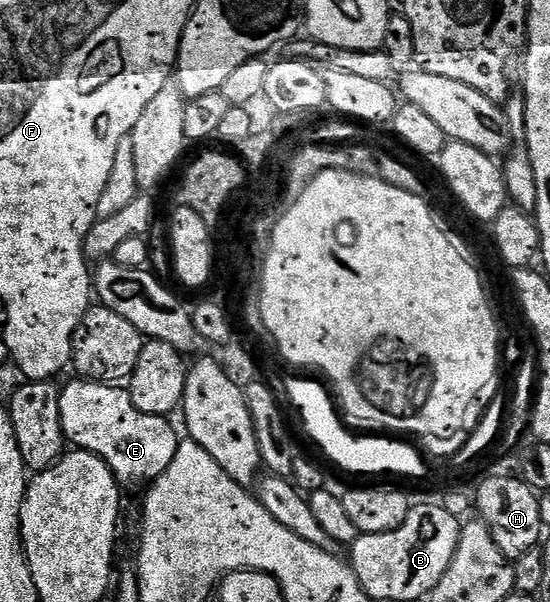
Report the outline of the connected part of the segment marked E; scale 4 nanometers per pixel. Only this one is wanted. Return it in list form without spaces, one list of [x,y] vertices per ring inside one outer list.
[[[75,378],[59,391],[61,428],[66,441],[75,449],[88,451],[97,458],[104,460],[121,487],[132,486],[144,481],[148,484],[159,478],[167,470],[172,459],[179,450],[182,441],[172,426],[167,415],[142,413],[132,403],[131,394],[127,387],[96,382],[90,379]]]

